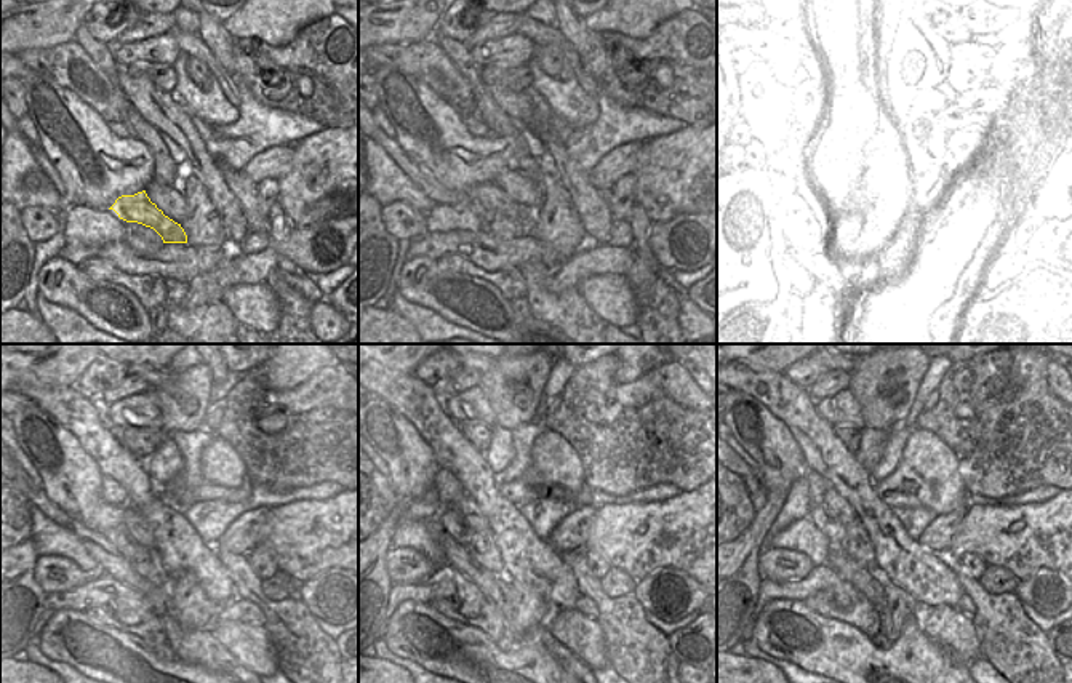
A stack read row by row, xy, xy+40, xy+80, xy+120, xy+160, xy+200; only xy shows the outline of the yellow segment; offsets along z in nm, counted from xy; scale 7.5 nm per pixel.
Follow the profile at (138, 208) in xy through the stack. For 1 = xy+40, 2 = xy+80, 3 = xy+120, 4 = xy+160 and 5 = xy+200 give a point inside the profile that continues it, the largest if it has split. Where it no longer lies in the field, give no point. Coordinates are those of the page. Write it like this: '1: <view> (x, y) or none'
1: xy+40 (487, 200)
2: xy+80 (839, 189)
3: xy+120 (120, 547)
4: xy+160 (471, 535)
5: xy+200 (820, 517)

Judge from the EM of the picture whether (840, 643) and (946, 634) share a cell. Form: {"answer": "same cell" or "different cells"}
{"answer": "same cell"}

